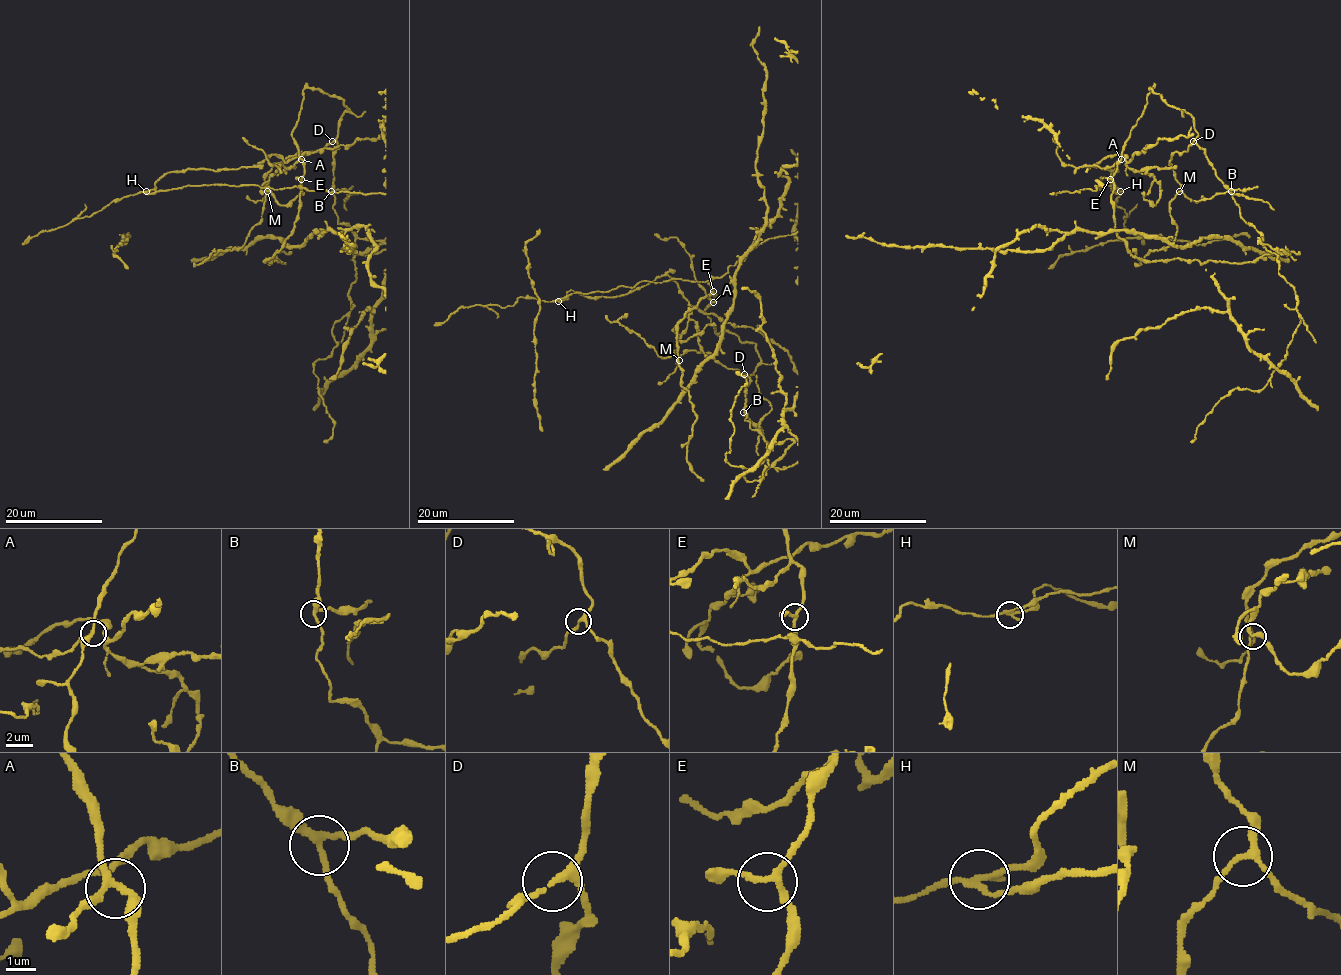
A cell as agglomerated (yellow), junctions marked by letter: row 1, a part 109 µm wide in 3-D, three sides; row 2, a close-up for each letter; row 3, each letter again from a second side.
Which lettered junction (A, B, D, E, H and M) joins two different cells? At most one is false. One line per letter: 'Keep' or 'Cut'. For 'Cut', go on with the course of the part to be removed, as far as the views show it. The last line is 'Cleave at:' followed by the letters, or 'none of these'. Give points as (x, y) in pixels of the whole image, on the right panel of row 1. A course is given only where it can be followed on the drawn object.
A: Keep
B: Keep
D: Keep
E: Keep
H: Cut. Course of the part to remove: (1120, 191), (1116, 194), (1111, 185), (1100, 185), (1100, 189), (1099, 186), (1095, 190), (1050, 194)
M: Keep
Cleave at: H

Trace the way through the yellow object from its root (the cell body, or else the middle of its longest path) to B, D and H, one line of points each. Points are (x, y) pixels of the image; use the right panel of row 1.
B: (1145, 106), (1151, 87), (1170, 106), (1187, 112), (1198, 134), (1195, 142), (1204, 151), (1215, 175), (1231, 191)
D: (1145, 106), (1151, 87), (1170, 106), (1187, 112), (1198, 134), (1193, 141)
H: (1145, 106), (1126, 142), (1117, 170), (1110, 178), (1101, 178), (1098, 187), (1111, 185), (1114, 192), (1120, 191)

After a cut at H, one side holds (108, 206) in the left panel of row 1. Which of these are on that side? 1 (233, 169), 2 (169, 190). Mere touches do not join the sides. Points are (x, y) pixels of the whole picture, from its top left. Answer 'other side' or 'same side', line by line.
1: other side
2: same side

